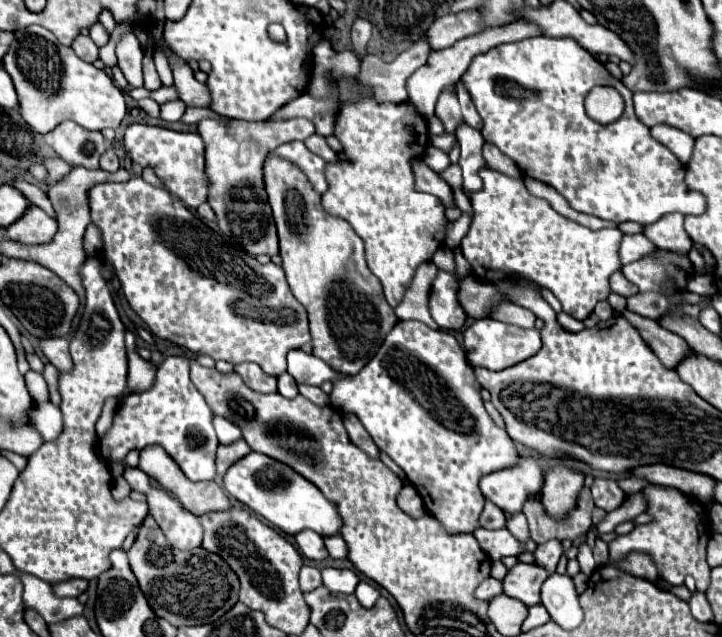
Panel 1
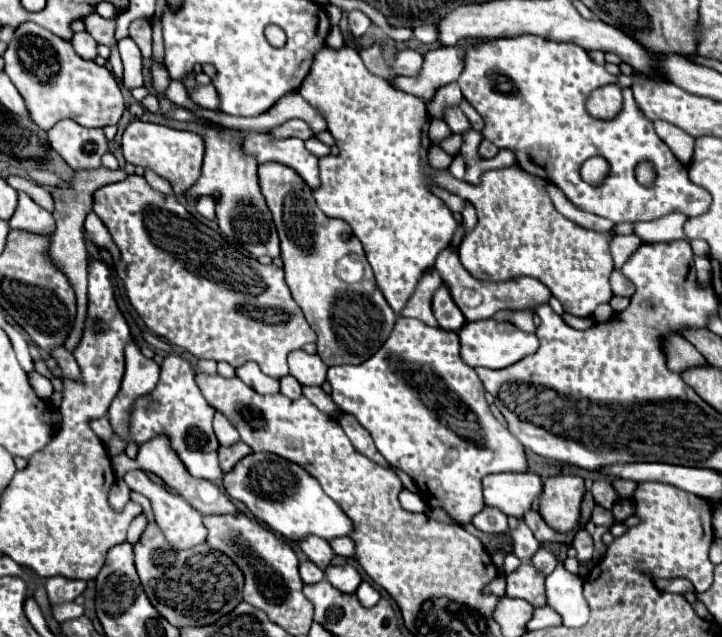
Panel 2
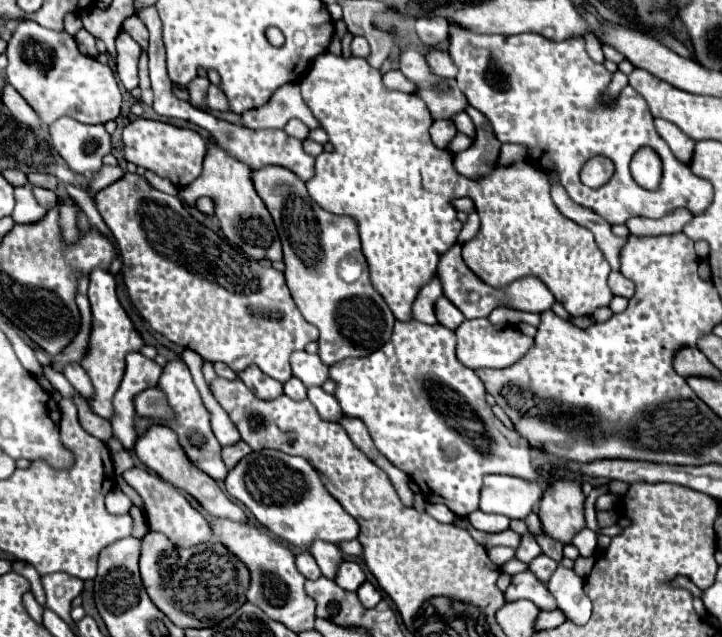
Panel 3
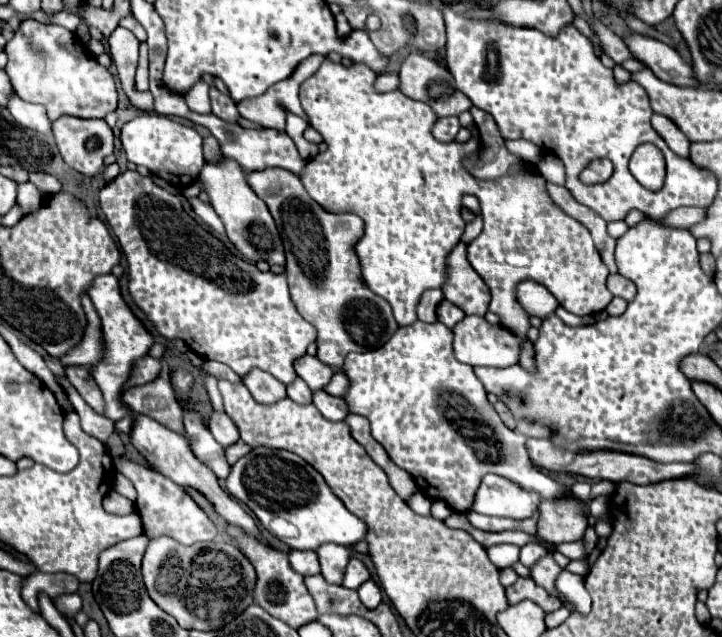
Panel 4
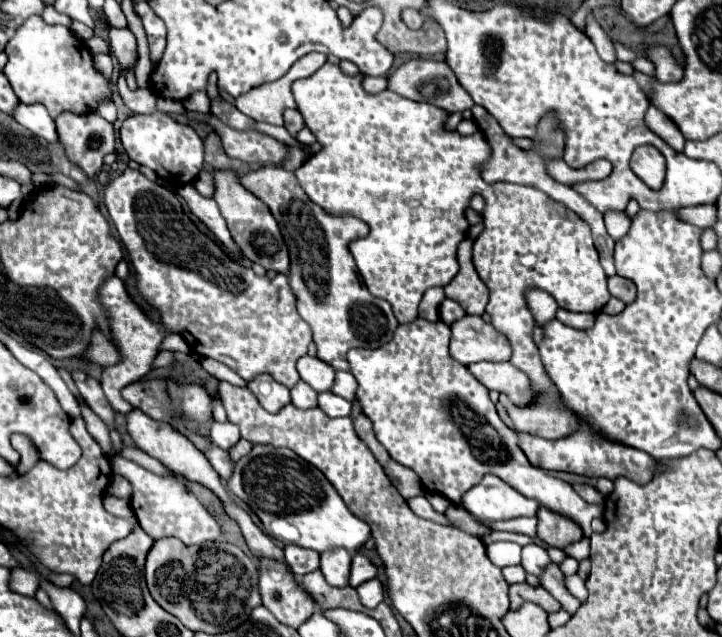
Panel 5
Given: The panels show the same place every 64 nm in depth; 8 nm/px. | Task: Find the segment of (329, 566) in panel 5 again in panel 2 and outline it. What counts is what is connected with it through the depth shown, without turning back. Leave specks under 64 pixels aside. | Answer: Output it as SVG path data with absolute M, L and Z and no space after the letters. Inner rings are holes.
M308 534L308 536L304 536L298 544L300 544L302 552L304 552L318 568L322 568L322 570L324 570L324 568L330 564L330 560L334 558L334 552L332 552L330 544L328 544L324 538L320 538L320 536Z

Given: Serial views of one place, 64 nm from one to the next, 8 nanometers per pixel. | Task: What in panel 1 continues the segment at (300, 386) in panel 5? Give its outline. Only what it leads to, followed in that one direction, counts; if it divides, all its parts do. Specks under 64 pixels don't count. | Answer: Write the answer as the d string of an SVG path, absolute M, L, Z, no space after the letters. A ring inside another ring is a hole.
M288 372L280 374L278 376L278 392L286 398L294 398L298 394L298 388L296 388L296 380L292 380L292 376Z

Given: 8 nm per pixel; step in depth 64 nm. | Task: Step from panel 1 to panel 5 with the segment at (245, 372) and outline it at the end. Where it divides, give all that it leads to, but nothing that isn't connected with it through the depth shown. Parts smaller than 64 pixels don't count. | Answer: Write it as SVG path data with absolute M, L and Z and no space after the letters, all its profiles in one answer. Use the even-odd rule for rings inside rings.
M260 374L248 382L252 394L268 412L278 412L284 404L290 404L290 392L284 384L278 384L270 374Z

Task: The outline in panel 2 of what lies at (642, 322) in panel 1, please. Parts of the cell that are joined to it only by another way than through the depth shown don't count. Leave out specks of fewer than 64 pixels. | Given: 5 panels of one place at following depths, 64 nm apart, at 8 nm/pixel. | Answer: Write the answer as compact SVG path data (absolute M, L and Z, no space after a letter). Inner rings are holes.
M678 334L664 336L662 346L664 346L664 356L666 356L666 366L672 372L682 372L682 370L686 370L690 366L706 364L704 356L688 340L684 340Z

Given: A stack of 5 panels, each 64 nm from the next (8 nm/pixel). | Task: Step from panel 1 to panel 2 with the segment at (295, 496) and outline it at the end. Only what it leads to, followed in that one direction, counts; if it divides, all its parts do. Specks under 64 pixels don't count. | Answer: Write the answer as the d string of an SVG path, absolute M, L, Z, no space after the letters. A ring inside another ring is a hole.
M252 452L224 474L224 488L230 498L244 502L258 520L288 540L300 540L304 534L316 534L324 540L332 540L338 536L350 536L352 532L352 522L342 514L342 508L324 494L320 484L304 472L304 468L276 454Z

